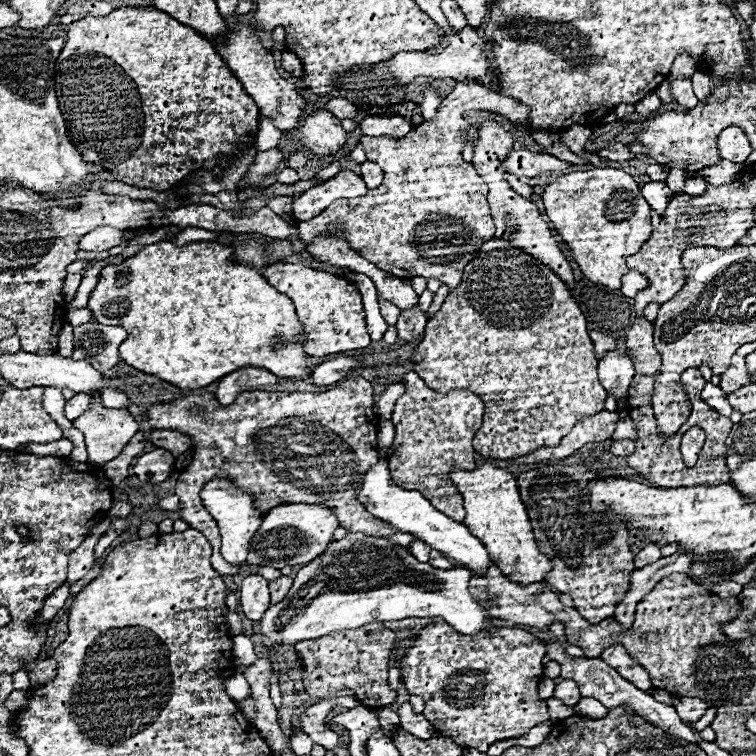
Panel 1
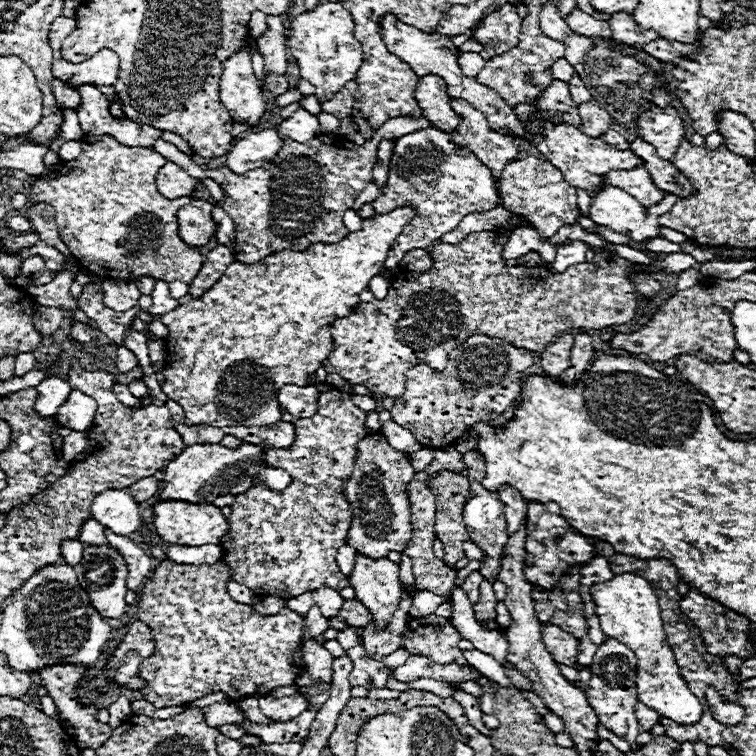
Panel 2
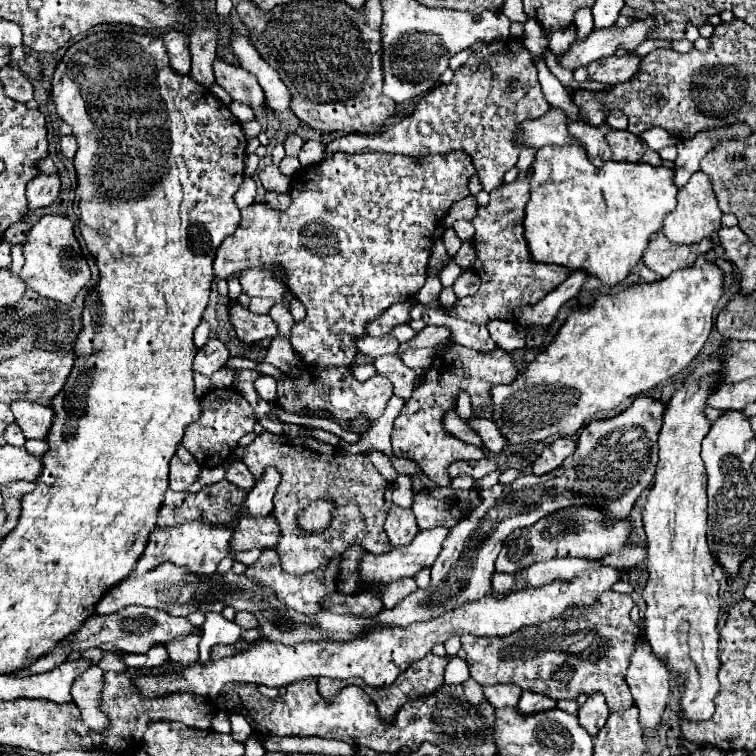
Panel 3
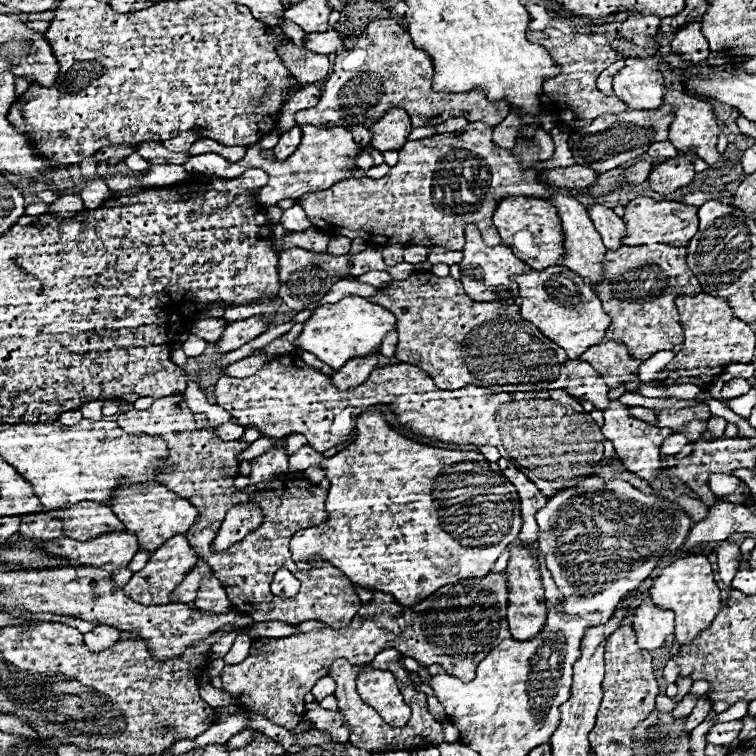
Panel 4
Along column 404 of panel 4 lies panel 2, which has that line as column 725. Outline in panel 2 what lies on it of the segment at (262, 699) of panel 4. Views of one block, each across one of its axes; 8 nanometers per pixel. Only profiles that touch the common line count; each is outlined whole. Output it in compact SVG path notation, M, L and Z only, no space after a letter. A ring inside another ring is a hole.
M690 588L688 594L678 602L680 610L684 616L688 616L692 620L692 624L700 630L704 648L708 654L712 656L738 656L740 660L748 660L750 652L746 650L746 640L748 640L748 630L750 630L750 620L746 616L740 616L728 608L724 608L722 604L718 604L712 598L702 596L698 590Z

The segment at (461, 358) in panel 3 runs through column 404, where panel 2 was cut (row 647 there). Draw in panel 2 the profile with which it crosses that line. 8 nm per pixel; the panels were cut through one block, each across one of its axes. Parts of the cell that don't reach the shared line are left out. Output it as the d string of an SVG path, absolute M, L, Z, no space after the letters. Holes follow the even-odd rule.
M434 616L432 622L428 618L412 618L402 634L402 646L410 654L428 656L438 664L458 664L470 666L458 648L460 632L452 626L448 618Z

